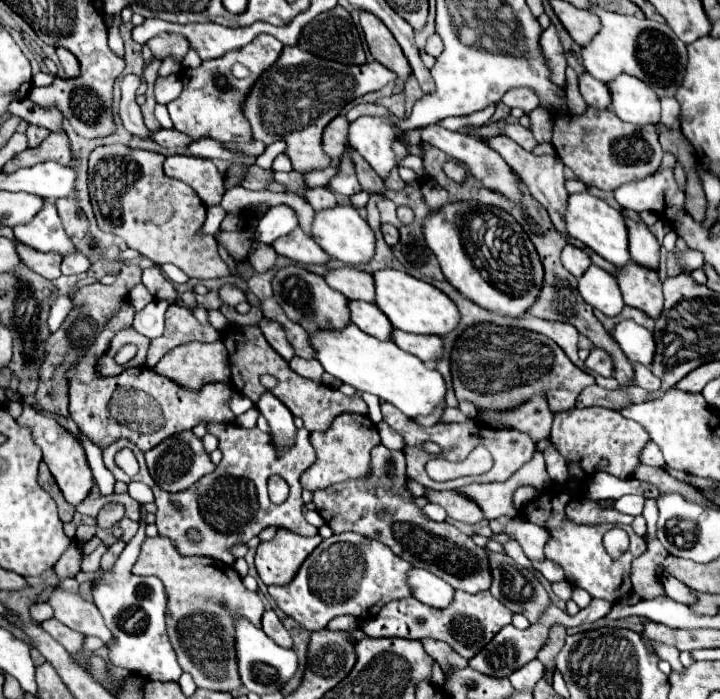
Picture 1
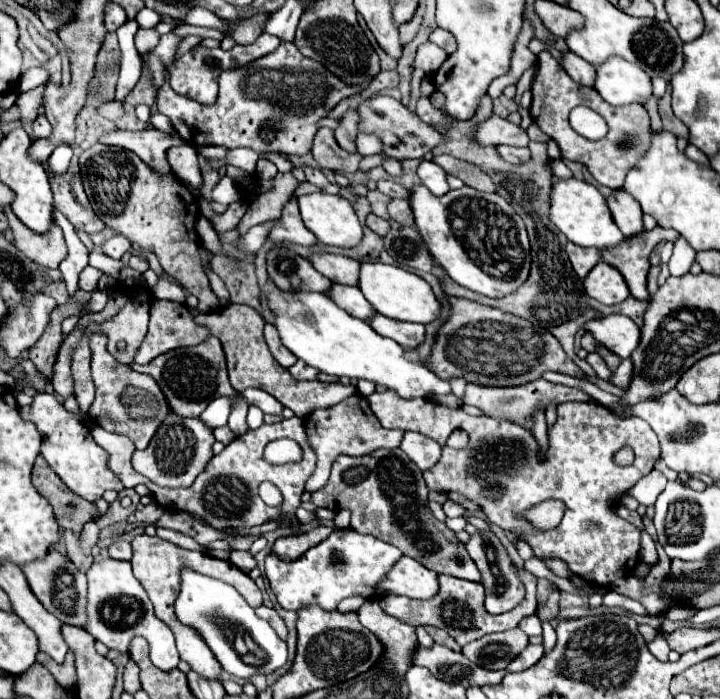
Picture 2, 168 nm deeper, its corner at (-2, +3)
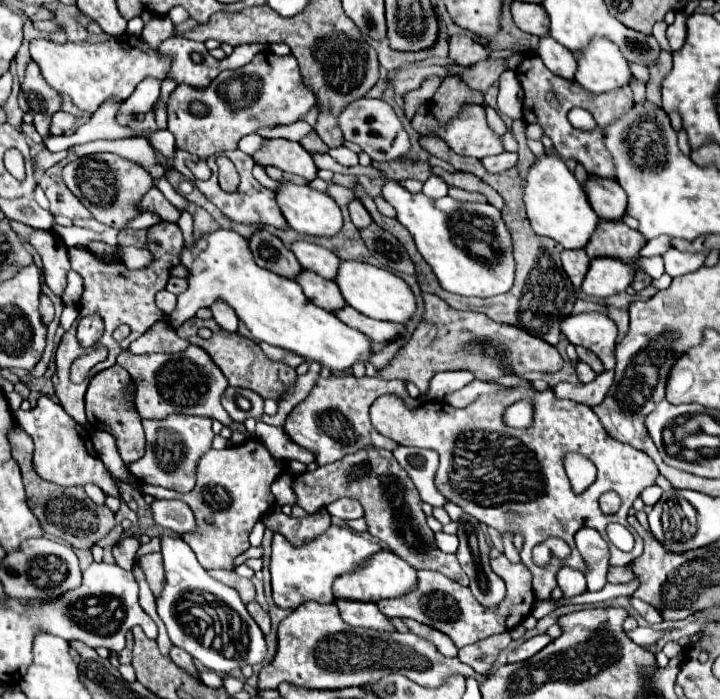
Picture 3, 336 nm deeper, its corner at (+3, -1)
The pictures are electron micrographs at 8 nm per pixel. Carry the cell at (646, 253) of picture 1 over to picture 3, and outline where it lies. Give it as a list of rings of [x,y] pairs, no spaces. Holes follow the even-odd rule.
[[[590,177],[590,181],[584,185],[584,191],[590,199],[590,205],[598,213],[598,217],[602,217],[606,221],[610,221],[610,219],[622,221],[624,219],[628,197],[616,181]]]

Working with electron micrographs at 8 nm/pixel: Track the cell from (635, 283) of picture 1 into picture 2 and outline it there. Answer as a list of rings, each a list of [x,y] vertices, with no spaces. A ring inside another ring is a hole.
[[[651,229],[643,231],[635,237],[623,239],[617,247],[609,247],[601,251],[601,259],[625,277],[629,291],[633,297],[649,301],[649,291],[647,291],[647,271],[649,271],[649,253],[653,247],[661,241],[675,242],[679,238],[677,231],[673,229]]]

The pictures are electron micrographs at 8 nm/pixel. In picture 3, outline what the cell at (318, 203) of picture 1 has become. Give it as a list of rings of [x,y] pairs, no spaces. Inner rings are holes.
[[[268,139],[262,151],[254,155],[254,161],[264,167],[274,163],[278,169],[300,175],[306,181],[316,179],[316,173],[318,173],[312,161],[312,155],[300,143],[288,141],[288,139]]]

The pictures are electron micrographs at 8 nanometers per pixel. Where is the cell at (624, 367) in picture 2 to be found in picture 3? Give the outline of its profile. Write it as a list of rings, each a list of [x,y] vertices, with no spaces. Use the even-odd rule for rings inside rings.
[[[610,369],[610,371],[600,373],[592,383],[586,383],[586,385],[558,383],[554,387],[554,395],[558,399],[572,399],[572,401],[584,403],[588,407],[594,407],[594,405],[598,405],[606,397],[612,381],[614,381],[614,371]]]

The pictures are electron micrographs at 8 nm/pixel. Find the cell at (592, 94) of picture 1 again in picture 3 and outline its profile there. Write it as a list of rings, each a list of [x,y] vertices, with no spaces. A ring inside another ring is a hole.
[[[550,35],[542,37],[540,39],[540,45],[538,45],[538,51],[536,51],[544,65],[558,77],[564,77],[568,81],[574,79],[574,73],[578,71],[578,63],[576,63],[576,57],[566,51],[566,47],[558,45]]]

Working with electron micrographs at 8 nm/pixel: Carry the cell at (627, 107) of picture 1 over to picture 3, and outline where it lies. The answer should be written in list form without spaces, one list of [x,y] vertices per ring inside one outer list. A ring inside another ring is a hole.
[[[594,39],[586,51],[574,55],[578,59],[576,81],[594,95],[610,93],[634,79],[628,61],[608,39]]]

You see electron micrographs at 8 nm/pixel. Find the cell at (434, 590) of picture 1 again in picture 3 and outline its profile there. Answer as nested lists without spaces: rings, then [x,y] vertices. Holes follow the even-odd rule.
[[[384,549],[382,553],[376,553],[366,565],[362,565],[354,573],[340,577],[334,583],[334,595],[338,599],[348,599],[348,601],[374,601],[376,603],[380,599],[402,597],[410,593],[410,589],[416,589],[416,569],[410,567],[406,561],[402,561],[388,549]]]

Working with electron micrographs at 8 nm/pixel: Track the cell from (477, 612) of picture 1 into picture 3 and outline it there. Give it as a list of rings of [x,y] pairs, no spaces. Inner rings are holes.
[[[504,555],[490,560],[490,567],[496,571],[508,587],[506,599],[496,609],[482,609],[478,601],[474,599],[470,587],[462,587],[460,583],[444,577],[438,571],[418,571],[418,589],[398,597],[398,599],[382,599],[378,601],[378,609],[386,617],[402,617],[402,619],[414,619],[424,625],[430,625],[442,633],[446,633],[454,645],[460,649],[464,645],[470,645],[478,639],[512,631],[516,625],[522,623],[532,611],[532,605],[536,603],[534,591],[532,591],[532,573],[522,563],[510,563]]]

